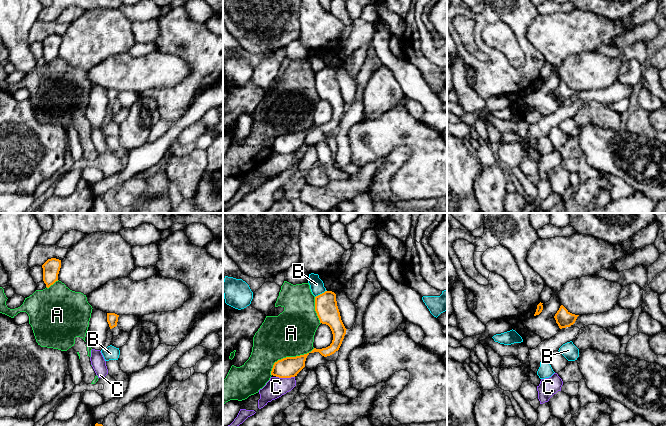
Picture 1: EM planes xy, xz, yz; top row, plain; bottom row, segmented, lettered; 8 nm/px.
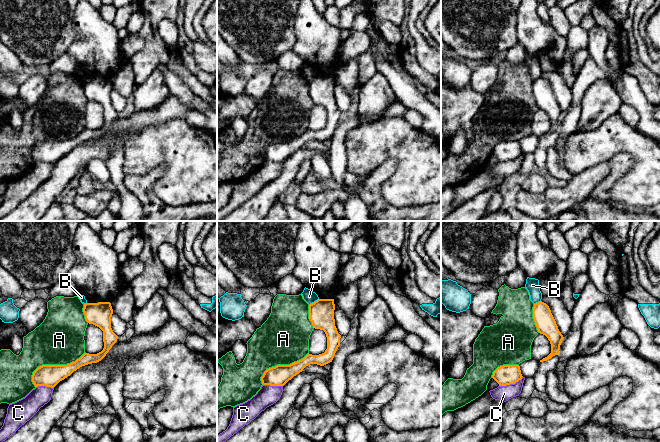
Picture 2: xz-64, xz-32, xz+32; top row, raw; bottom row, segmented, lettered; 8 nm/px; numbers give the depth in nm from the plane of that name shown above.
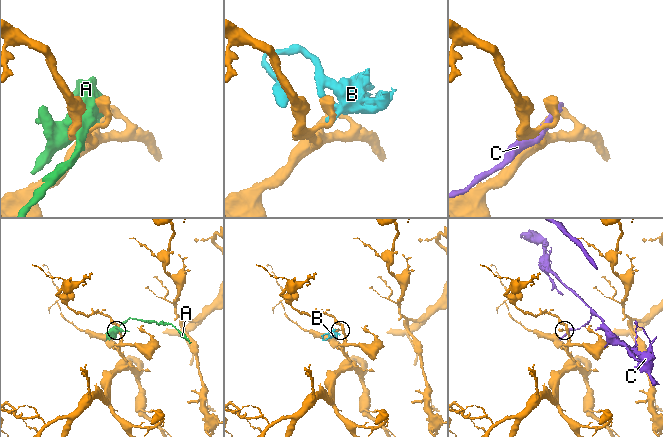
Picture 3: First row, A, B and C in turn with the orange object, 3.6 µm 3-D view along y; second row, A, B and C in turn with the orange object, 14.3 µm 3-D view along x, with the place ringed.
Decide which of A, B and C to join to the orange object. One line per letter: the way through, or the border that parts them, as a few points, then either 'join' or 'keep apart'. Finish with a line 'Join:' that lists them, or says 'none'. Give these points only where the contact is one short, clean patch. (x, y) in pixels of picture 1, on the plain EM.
A: keep apart
B: along xz (326, 66), (315, 73) | keep apart
C: keep apart
Join: none

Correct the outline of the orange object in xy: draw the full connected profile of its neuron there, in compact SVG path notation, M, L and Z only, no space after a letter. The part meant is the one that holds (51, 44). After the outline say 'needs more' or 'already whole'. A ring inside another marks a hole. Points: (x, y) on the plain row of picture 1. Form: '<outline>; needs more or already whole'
M56 34L48 35L43 41L43 57L49 64L58 57L58 50L61 44L61 36Z; already whole

